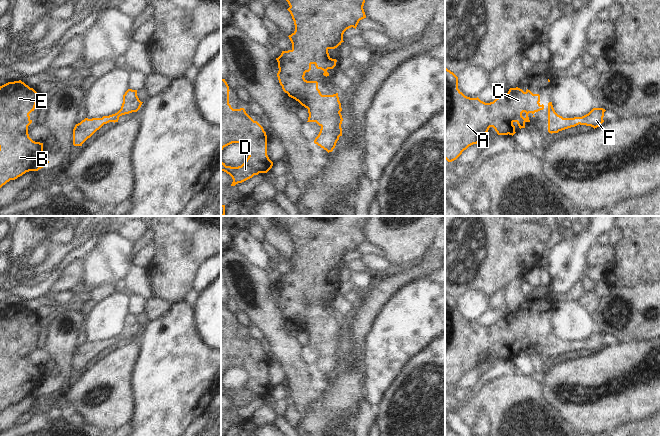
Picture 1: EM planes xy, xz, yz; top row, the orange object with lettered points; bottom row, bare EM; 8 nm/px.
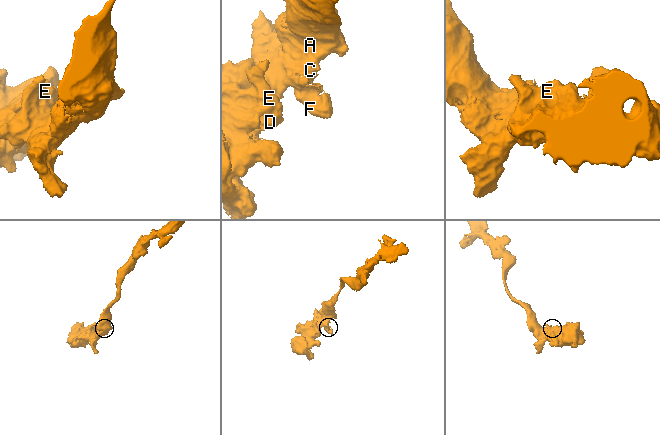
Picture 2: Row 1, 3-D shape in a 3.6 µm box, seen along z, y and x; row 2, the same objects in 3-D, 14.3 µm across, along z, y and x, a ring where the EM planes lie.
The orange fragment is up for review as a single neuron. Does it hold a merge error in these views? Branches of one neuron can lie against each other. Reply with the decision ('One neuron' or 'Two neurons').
One neuron.

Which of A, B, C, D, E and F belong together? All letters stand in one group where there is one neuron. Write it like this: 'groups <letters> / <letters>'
groups A B C D E F

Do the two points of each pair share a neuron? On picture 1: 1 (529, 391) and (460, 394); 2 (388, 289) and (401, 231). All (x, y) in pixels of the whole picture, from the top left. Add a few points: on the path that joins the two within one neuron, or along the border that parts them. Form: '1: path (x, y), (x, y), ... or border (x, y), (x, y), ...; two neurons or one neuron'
1: border (466, 395), (461, 401), (455, 396); two neurons
2: border (426, 254), (405, 266); two neurons

